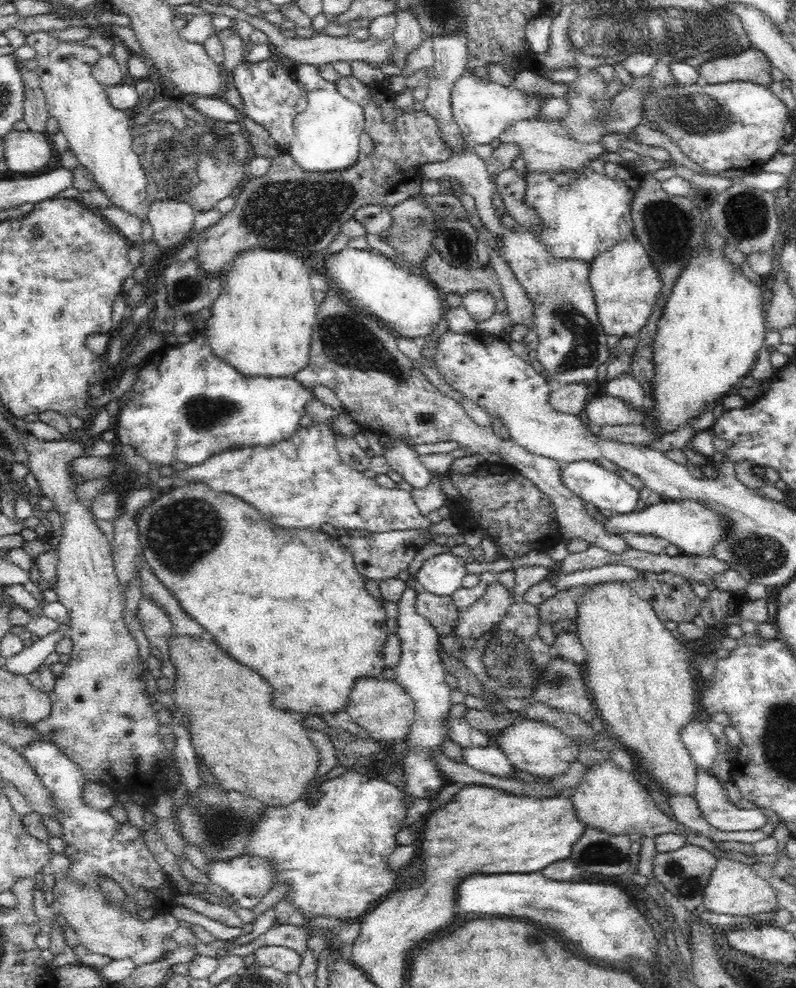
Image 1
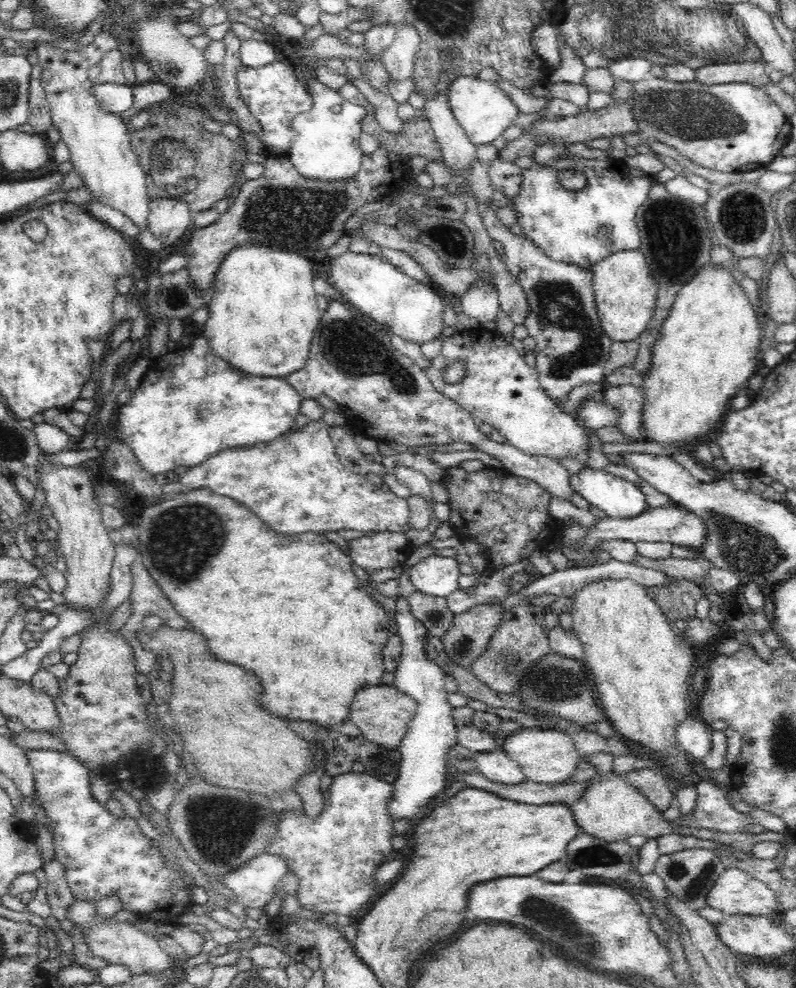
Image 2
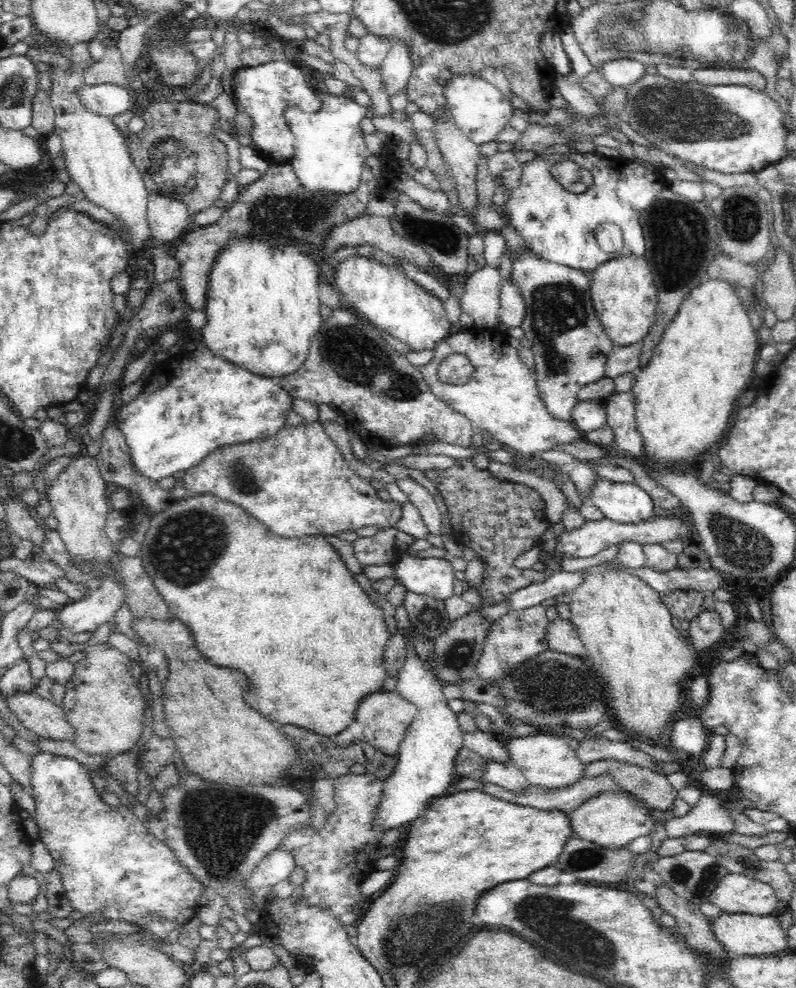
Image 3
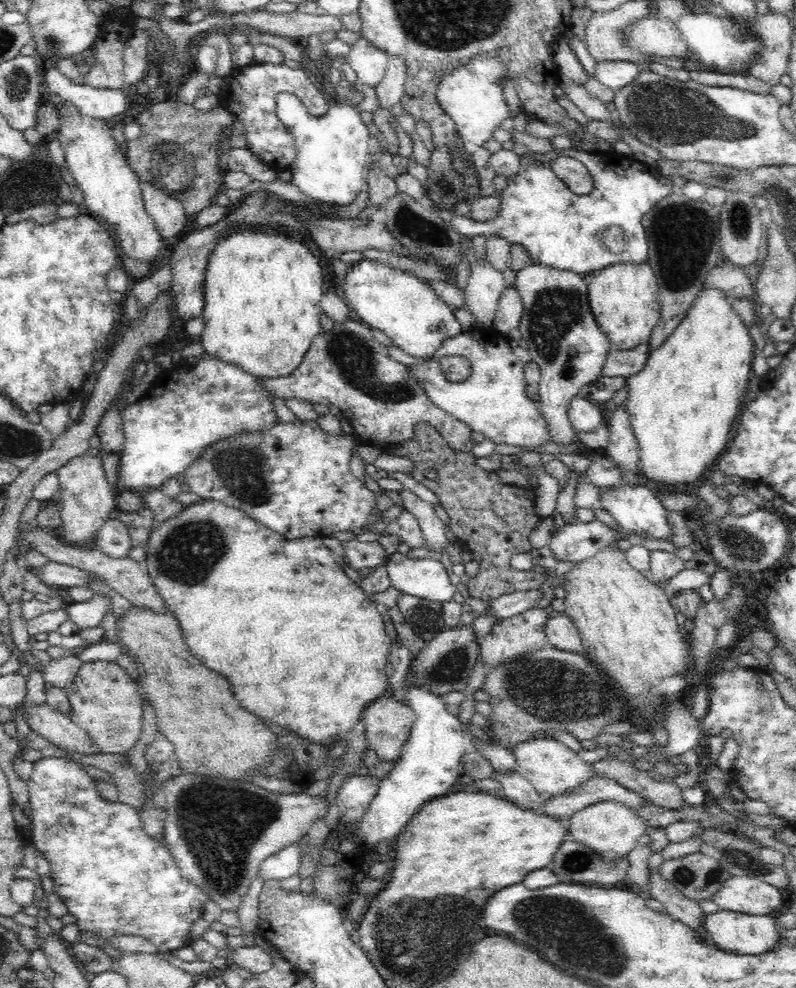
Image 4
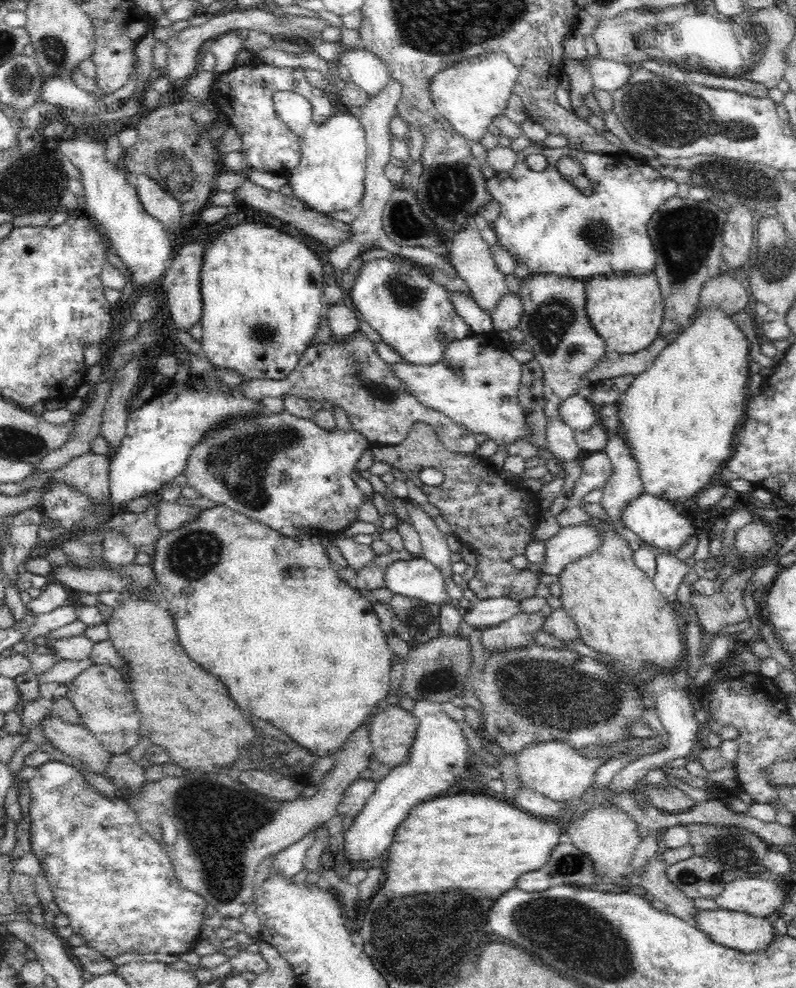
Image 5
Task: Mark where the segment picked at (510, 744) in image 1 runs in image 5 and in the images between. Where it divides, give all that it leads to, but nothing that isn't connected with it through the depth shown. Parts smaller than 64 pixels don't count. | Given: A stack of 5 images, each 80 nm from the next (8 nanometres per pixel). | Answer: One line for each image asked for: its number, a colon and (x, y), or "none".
2: (549, 756)
3: (546, 760)
4: (553, 768)
5: (554, 769)

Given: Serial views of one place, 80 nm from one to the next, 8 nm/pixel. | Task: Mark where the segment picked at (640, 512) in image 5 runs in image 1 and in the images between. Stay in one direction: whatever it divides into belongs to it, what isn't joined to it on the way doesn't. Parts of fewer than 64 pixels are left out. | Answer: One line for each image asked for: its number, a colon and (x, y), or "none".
1: (606, 490)
2: (618, 498)
3: (620, 502)
4: (636, 508)

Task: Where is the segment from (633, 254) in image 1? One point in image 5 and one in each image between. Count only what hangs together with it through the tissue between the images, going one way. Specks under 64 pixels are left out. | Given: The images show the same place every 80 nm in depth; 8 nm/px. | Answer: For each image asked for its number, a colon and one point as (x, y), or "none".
2: (625, 291)
3: (624, 295)
4: (623, 297)
5: (626, 310)

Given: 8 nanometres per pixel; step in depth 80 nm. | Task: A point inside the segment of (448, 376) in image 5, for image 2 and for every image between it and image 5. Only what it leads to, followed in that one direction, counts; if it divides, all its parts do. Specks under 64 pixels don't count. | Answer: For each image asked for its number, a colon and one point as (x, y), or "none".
2: (499, 388)
3: (502, 397)
4: (493, 400)

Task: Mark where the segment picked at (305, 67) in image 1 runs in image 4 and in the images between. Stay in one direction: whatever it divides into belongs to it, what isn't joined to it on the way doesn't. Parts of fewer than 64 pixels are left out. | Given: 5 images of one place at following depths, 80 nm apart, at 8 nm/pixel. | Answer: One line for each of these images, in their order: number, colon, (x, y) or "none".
2: (325, 147)
3: (329, 154)
4: (331, 164)

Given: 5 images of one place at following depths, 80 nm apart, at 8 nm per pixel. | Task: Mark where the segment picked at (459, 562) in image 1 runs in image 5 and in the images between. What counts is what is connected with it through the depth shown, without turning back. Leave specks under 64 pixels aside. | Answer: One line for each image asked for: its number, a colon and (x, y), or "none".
2: (436, 575)
3: (435, 577)
4: (425, 578)
5: (417, 578)

